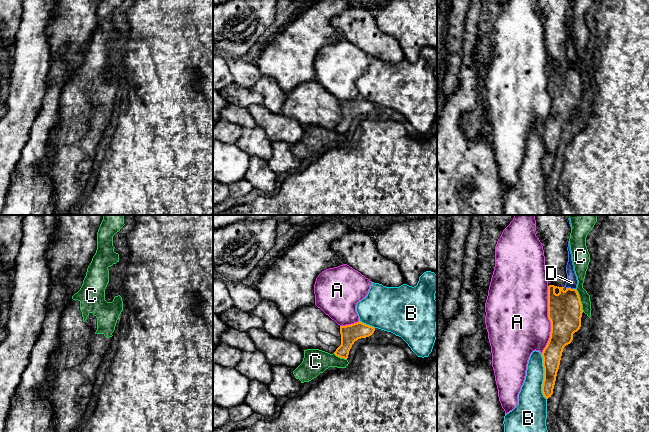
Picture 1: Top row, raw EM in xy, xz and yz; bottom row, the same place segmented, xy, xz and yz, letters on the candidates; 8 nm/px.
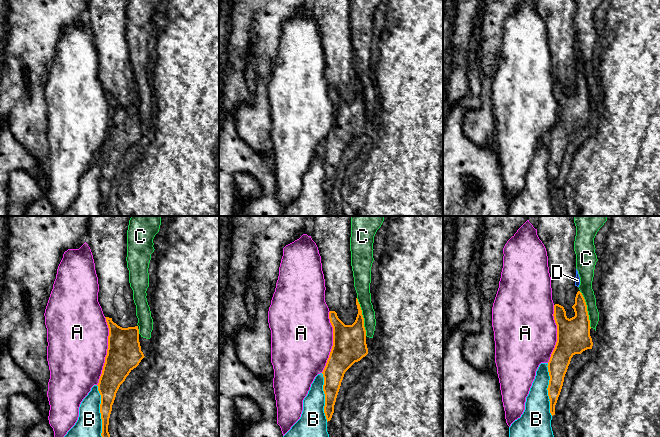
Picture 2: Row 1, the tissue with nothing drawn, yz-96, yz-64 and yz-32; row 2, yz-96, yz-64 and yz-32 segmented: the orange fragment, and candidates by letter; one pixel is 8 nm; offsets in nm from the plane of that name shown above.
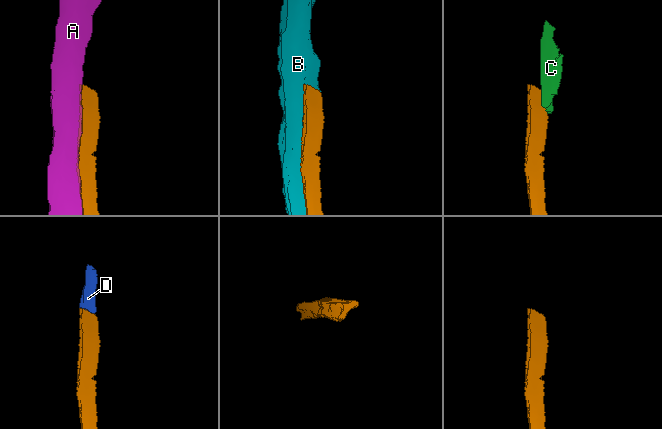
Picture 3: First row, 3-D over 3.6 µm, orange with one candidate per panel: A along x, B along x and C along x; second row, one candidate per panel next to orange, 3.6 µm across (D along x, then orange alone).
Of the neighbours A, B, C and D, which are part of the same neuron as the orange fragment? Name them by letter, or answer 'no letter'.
D

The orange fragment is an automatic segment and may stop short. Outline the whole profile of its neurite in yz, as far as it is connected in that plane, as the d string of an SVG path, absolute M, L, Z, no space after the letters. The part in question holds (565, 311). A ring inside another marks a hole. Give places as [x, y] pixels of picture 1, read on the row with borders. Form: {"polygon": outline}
{"polygon": "M568 241L567 280L564 287L548 286L548 318L551 322L549 341L542 352L544 380L542 393L551 397L560 365L563 349L573 340L573 334L581 327L582 304L576 290L578 280L574 271Z"}

